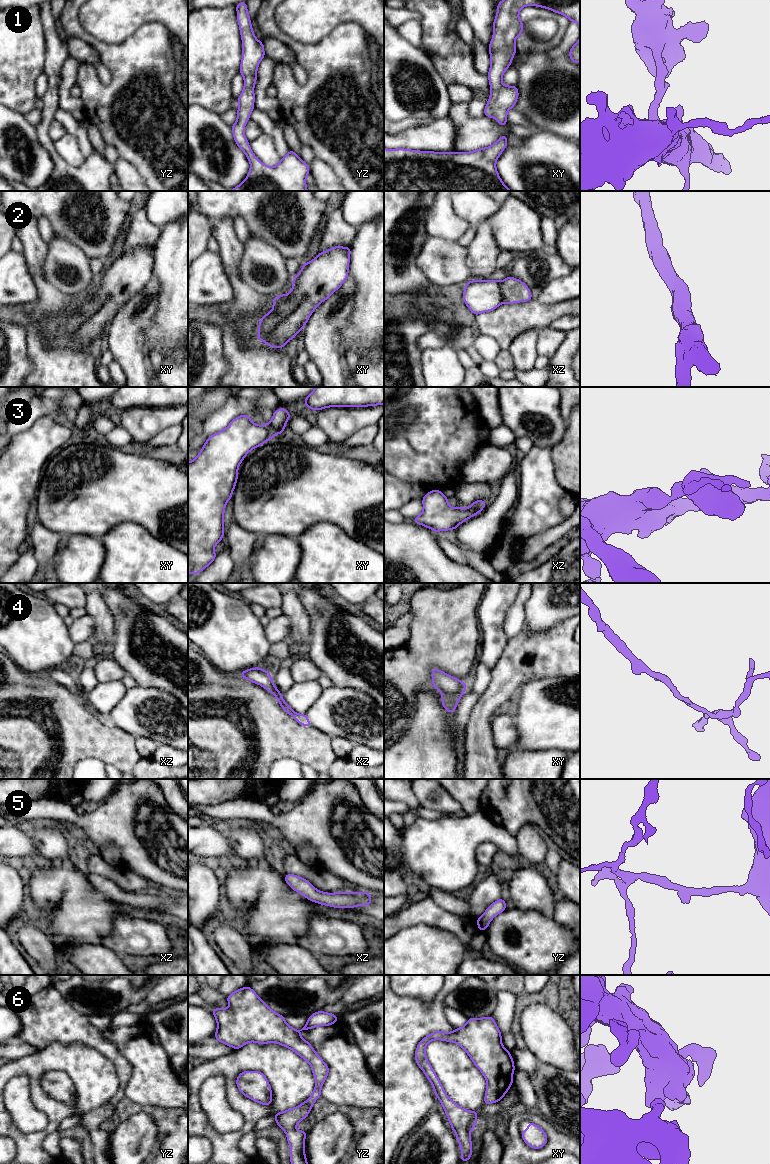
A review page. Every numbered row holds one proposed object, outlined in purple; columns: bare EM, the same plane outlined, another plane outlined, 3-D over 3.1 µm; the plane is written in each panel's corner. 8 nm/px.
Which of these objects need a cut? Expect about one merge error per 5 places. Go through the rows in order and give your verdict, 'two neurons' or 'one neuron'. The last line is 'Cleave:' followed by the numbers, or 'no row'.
1: one neuron
2: one neuron
3: one neuron
4: one neuron
5: one neuron
6: one neuron
Cleave: no row

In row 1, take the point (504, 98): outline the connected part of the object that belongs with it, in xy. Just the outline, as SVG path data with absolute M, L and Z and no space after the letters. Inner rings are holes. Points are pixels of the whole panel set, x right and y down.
M502 0L497 4L493 37L488 47L491 95L484 108L484 116L495 118L502 127L508 123L507 112L514 108L519 96L517 86L504 85L502 78L517 51L515 40L523 33L523 21L518 15L525 6L549 9L566 16L570 22L576 22L580 27L580 0Z

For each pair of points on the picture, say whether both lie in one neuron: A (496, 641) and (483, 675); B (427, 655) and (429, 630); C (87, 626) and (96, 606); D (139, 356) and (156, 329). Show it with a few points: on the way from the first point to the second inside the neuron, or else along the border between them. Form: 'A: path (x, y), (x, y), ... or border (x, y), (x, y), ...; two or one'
A: border (478, 660), (490, 672); two
B: path (427, 649), (429, 646), (429, 636); one
C: border (86, 614), (94, 621), (92, 637); two
D: border (151, 320), (145, 333), (146, 347), (149, 353); two

